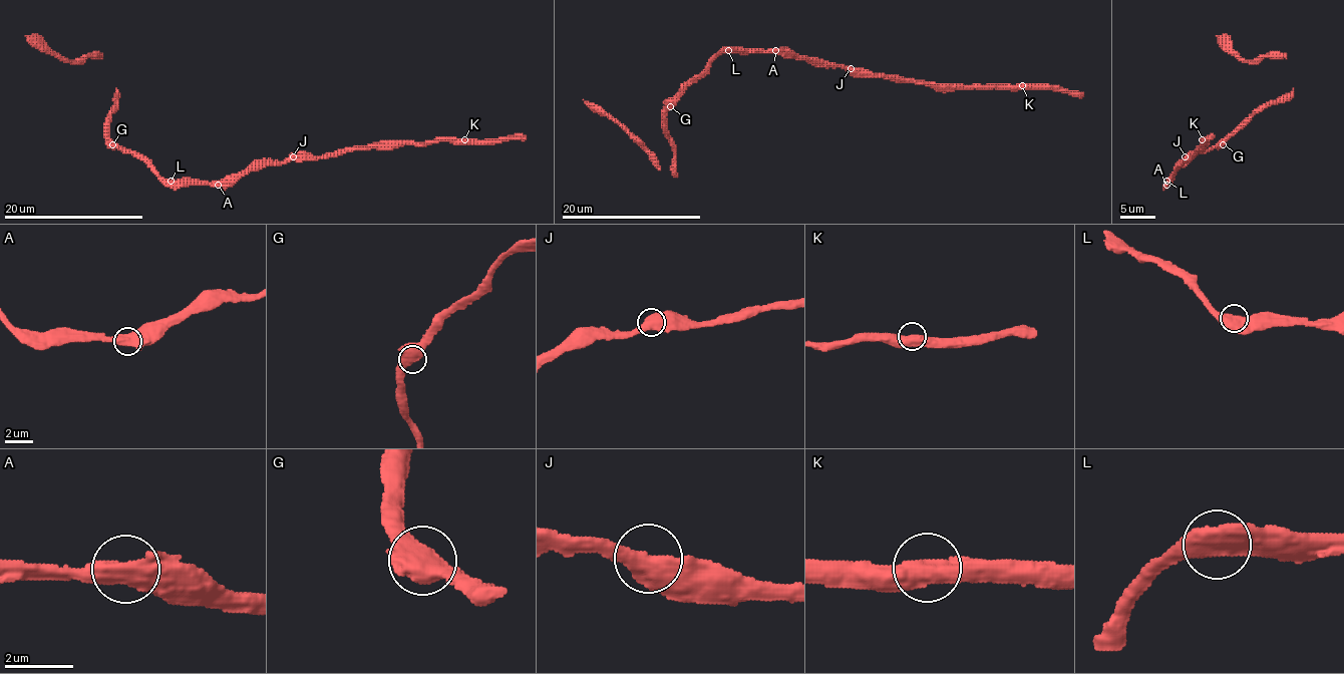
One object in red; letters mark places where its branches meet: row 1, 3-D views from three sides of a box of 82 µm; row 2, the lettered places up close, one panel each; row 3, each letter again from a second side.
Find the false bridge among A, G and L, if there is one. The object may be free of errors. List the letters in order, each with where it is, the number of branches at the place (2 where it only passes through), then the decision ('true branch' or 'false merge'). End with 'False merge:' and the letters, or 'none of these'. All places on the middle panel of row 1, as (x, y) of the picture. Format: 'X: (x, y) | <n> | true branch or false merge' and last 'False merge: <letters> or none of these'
A: (775, 50) | 2 | true branch
G: (670, 106) | 2 | true branch
L: (728, 50) | 2 | true branch
False merge: none of these

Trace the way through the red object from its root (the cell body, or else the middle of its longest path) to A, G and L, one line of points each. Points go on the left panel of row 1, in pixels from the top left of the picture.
A: (194, 181), (218, 185)
G: (194, 181), (165, 181), (133, 152), (112, 144)
L: (194, 181), (171, 181)

